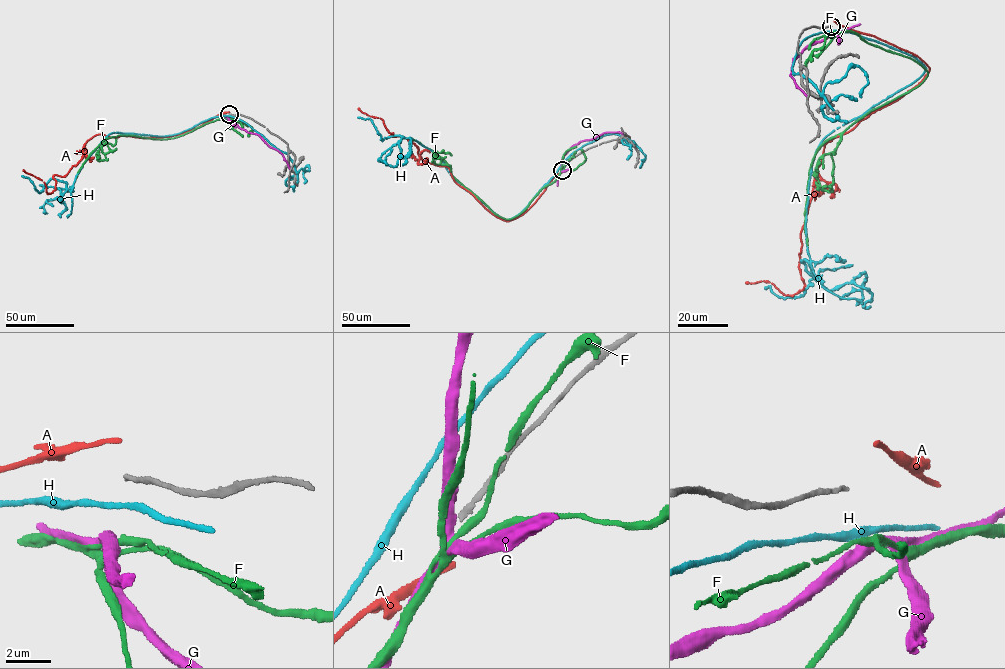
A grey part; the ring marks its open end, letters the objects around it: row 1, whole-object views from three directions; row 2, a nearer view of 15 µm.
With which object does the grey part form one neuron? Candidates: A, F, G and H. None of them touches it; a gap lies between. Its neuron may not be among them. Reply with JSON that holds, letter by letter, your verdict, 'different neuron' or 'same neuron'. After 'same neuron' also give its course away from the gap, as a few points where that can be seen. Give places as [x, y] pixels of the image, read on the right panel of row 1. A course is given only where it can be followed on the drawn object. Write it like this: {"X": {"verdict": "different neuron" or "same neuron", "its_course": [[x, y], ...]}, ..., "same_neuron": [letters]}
{"A": {"verdict": "different neuron"}, "F": {"verdict": "different neuron"}, "G": {"verdict": "different neuron"}, "H": {"verdict": "different neuron"}, "same_neuron": []}

